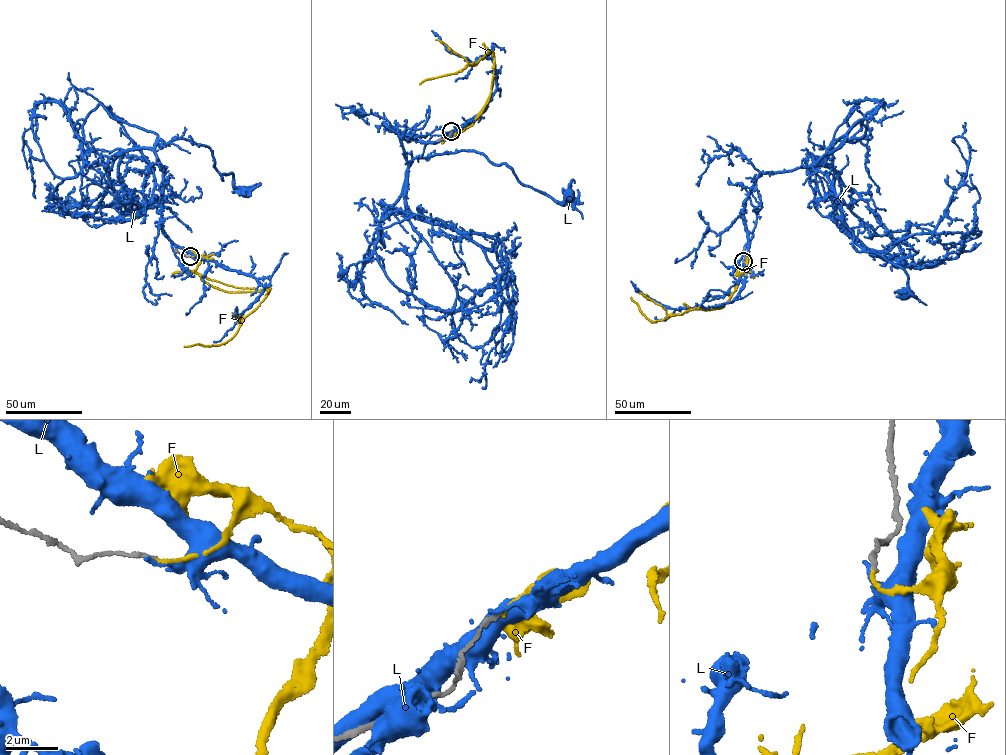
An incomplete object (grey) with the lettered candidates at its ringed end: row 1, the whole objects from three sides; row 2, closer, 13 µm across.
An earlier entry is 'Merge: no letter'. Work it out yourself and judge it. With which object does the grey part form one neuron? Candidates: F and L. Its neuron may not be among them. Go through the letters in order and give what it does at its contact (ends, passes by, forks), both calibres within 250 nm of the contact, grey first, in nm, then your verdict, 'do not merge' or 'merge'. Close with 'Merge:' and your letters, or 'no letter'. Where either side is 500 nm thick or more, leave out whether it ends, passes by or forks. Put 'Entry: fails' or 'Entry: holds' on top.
Entry: fails
F: it ends there; 190 nm thick on the grey side, 120 nm on the other; merge
L: it ends there; 180 nm thick on the grey side, 160 nm on the other; do not merge
Merge: F

